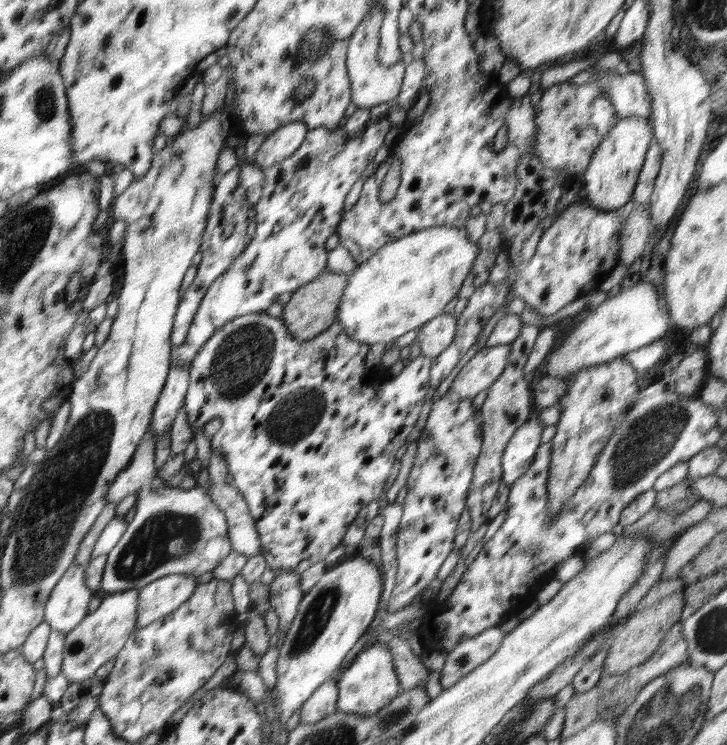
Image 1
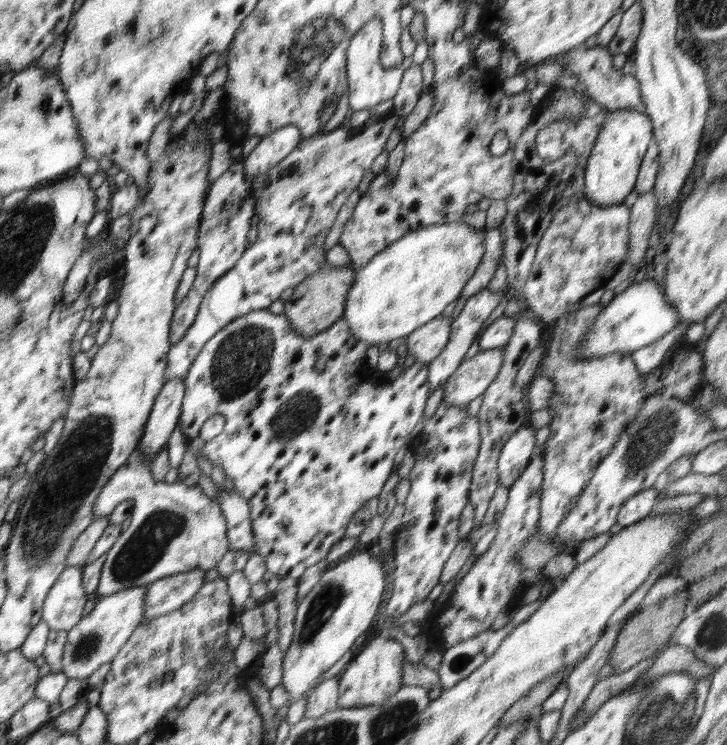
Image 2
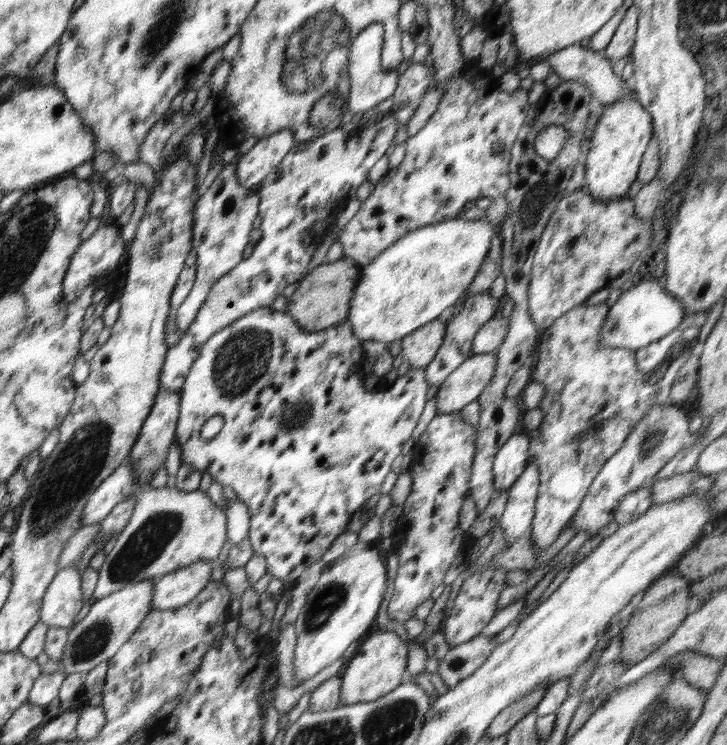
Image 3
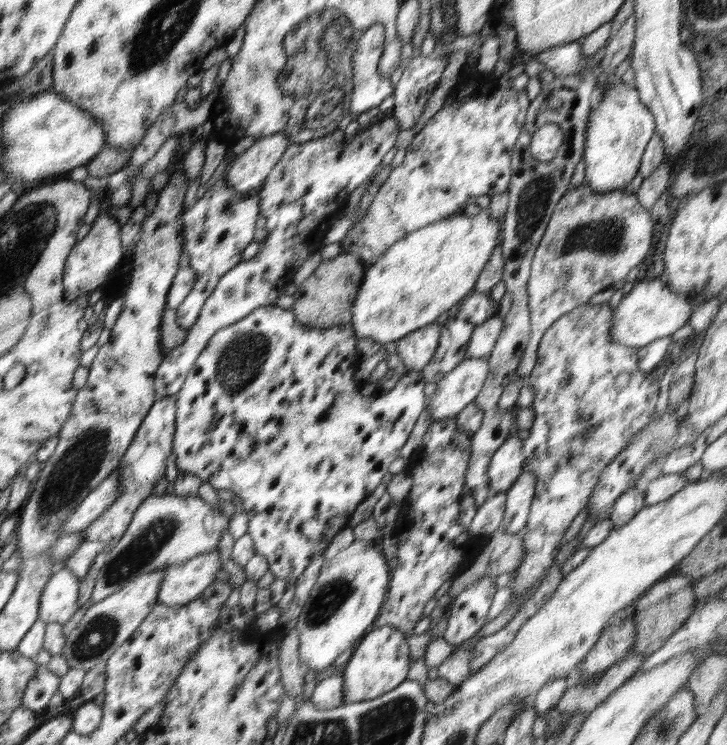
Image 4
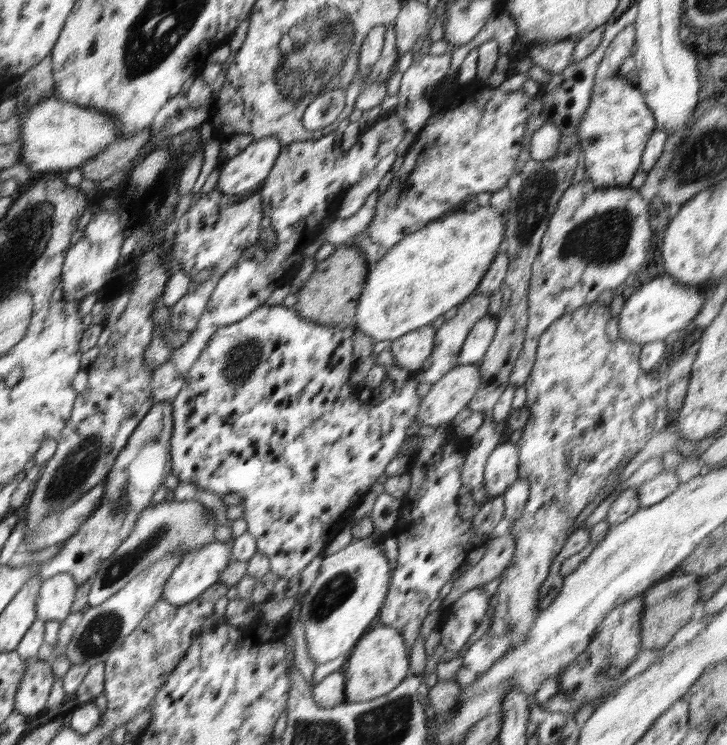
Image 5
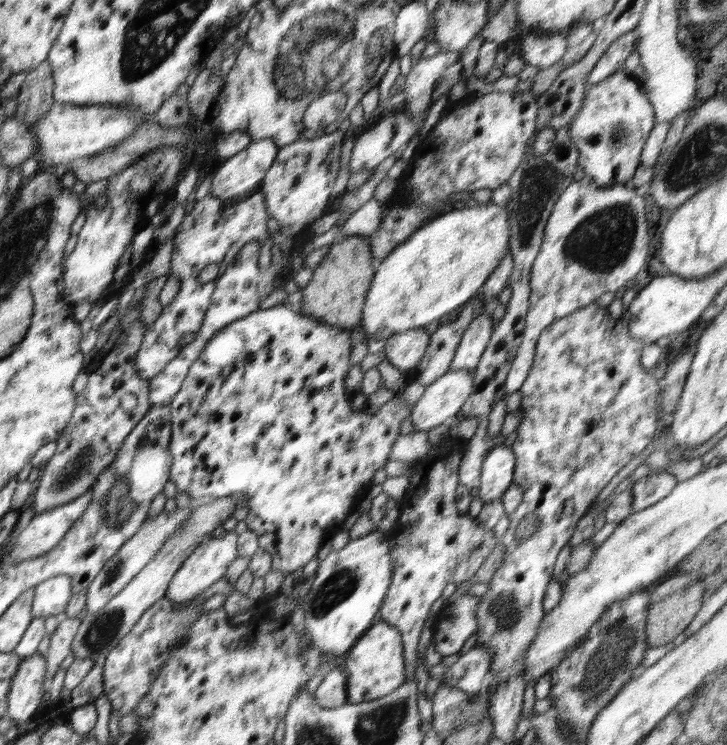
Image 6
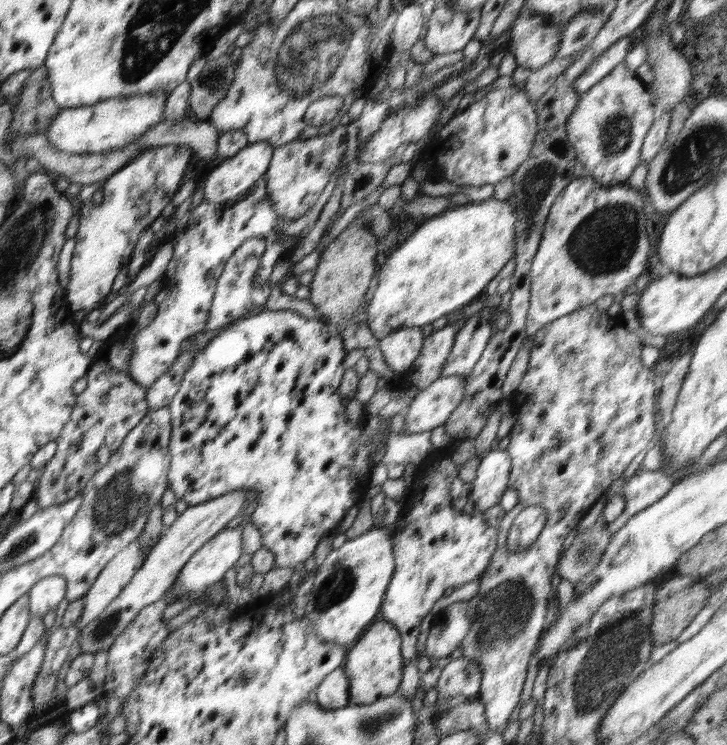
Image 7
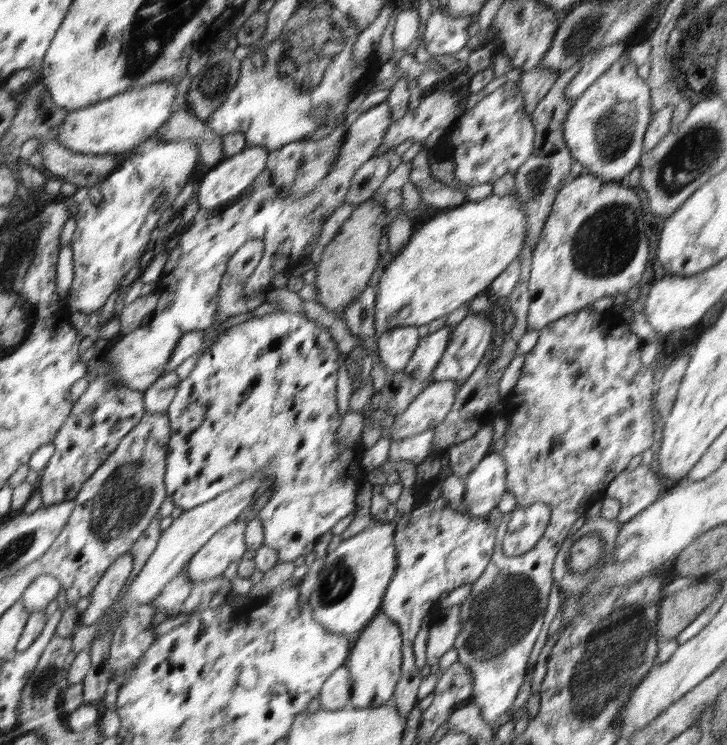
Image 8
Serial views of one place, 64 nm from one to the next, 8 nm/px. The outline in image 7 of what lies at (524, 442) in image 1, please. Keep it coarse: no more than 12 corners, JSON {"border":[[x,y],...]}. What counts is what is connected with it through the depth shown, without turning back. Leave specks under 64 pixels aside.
{"border":[[494,447],[481,458],[469,492],[476,515],[509,489],[510,457]]}

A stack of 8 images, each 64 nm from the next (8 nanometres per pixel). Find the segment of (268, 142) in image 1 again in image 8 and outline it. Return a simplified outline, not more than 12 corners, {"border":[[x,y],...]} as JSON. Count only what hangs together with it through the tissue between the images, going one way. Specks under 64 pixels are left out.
{"border":[[247,147],[216,165],[199,208],[233,203],[266,170],[270,153]]}

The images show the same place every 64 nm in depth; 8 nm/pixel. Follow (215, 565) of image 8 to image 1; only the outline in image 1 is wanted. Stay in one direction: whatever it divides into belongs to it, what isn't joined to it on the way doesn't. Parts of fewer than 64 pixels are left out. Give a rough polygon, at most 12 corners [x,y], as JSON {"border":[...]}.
{"border":[[166,575],[138,594],[136,629],[175,612],[197,585]]}

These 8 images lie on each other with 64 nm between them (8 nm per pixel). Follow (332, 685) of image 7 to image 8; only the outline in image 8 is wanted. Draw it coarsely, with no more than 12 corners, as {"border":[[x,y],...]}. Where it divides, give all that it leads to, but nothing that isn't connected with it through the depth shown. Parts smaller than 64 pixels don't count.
{"border":[[338,668],[319,692],[325,712],[349,705],[348,670]]}

